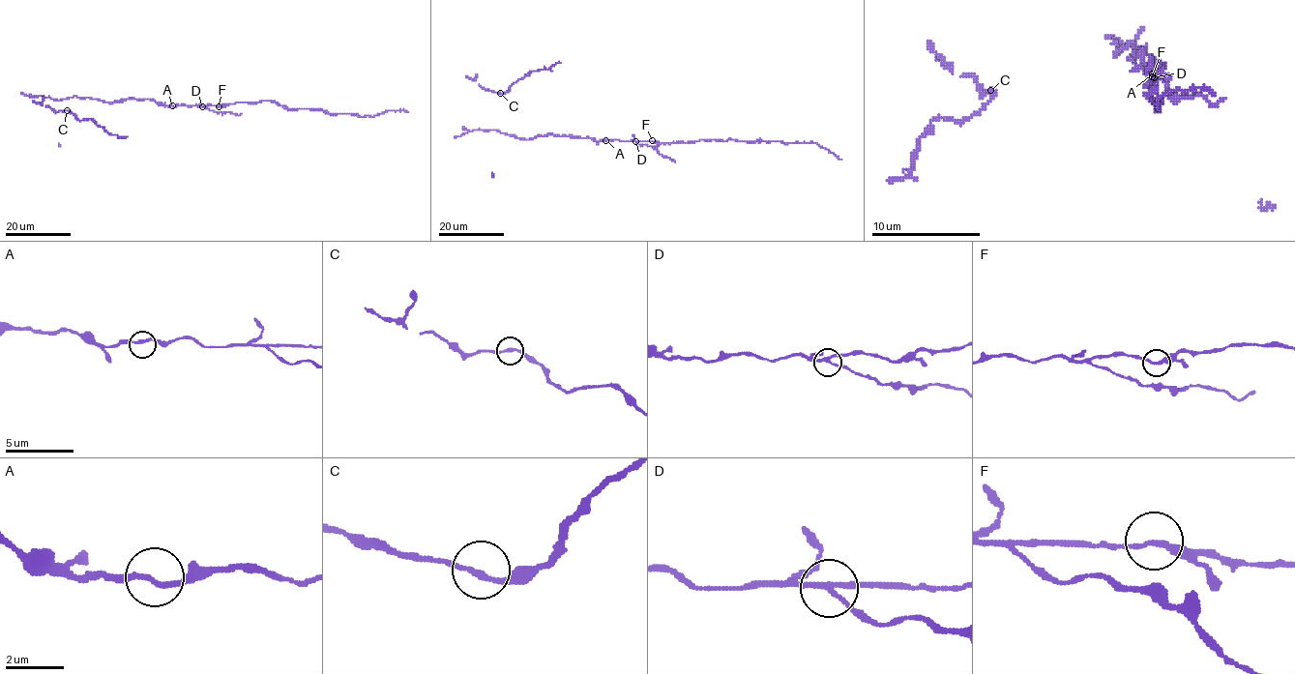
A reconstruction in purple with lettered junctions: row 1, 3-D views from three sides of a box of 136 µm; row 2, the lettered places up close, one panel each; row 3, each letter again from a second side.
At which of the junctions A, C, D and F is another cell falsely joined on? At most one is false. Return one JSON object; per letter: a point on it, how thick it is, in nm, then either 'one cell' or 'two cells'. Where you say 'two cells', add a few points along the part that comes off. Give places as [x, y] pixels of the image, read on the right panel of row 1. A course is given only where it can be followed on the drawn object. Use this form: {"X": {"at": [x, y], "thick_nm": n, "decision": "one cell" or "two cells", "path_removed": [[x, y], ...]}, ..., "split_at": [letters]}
{"A": {"at": [1152, 73], "thick_nm": 190, "decision": "one cell"}, "C": {"at": [990, 90], "thick_nm": 190, "decision": "one cell"}, "D": {"at": [1154, 77], "thick_nm": 160, "decision": "two cells", "path_removed": [[1155, 76], [1168, 84], [1171, 93], [1204, 96], [1212, 106], [1225, 99]]}, "F": {"at": [1152, 76], "thick_nm": 200, "decision": "one cell"}, "split_at": ["D"]}

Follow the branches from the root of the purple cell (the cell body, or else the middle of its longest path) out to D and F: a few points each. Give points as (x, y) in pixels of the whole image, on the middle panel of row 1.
D: (616, 139), (635, 141)
F: (616, 139), (652, 140)

